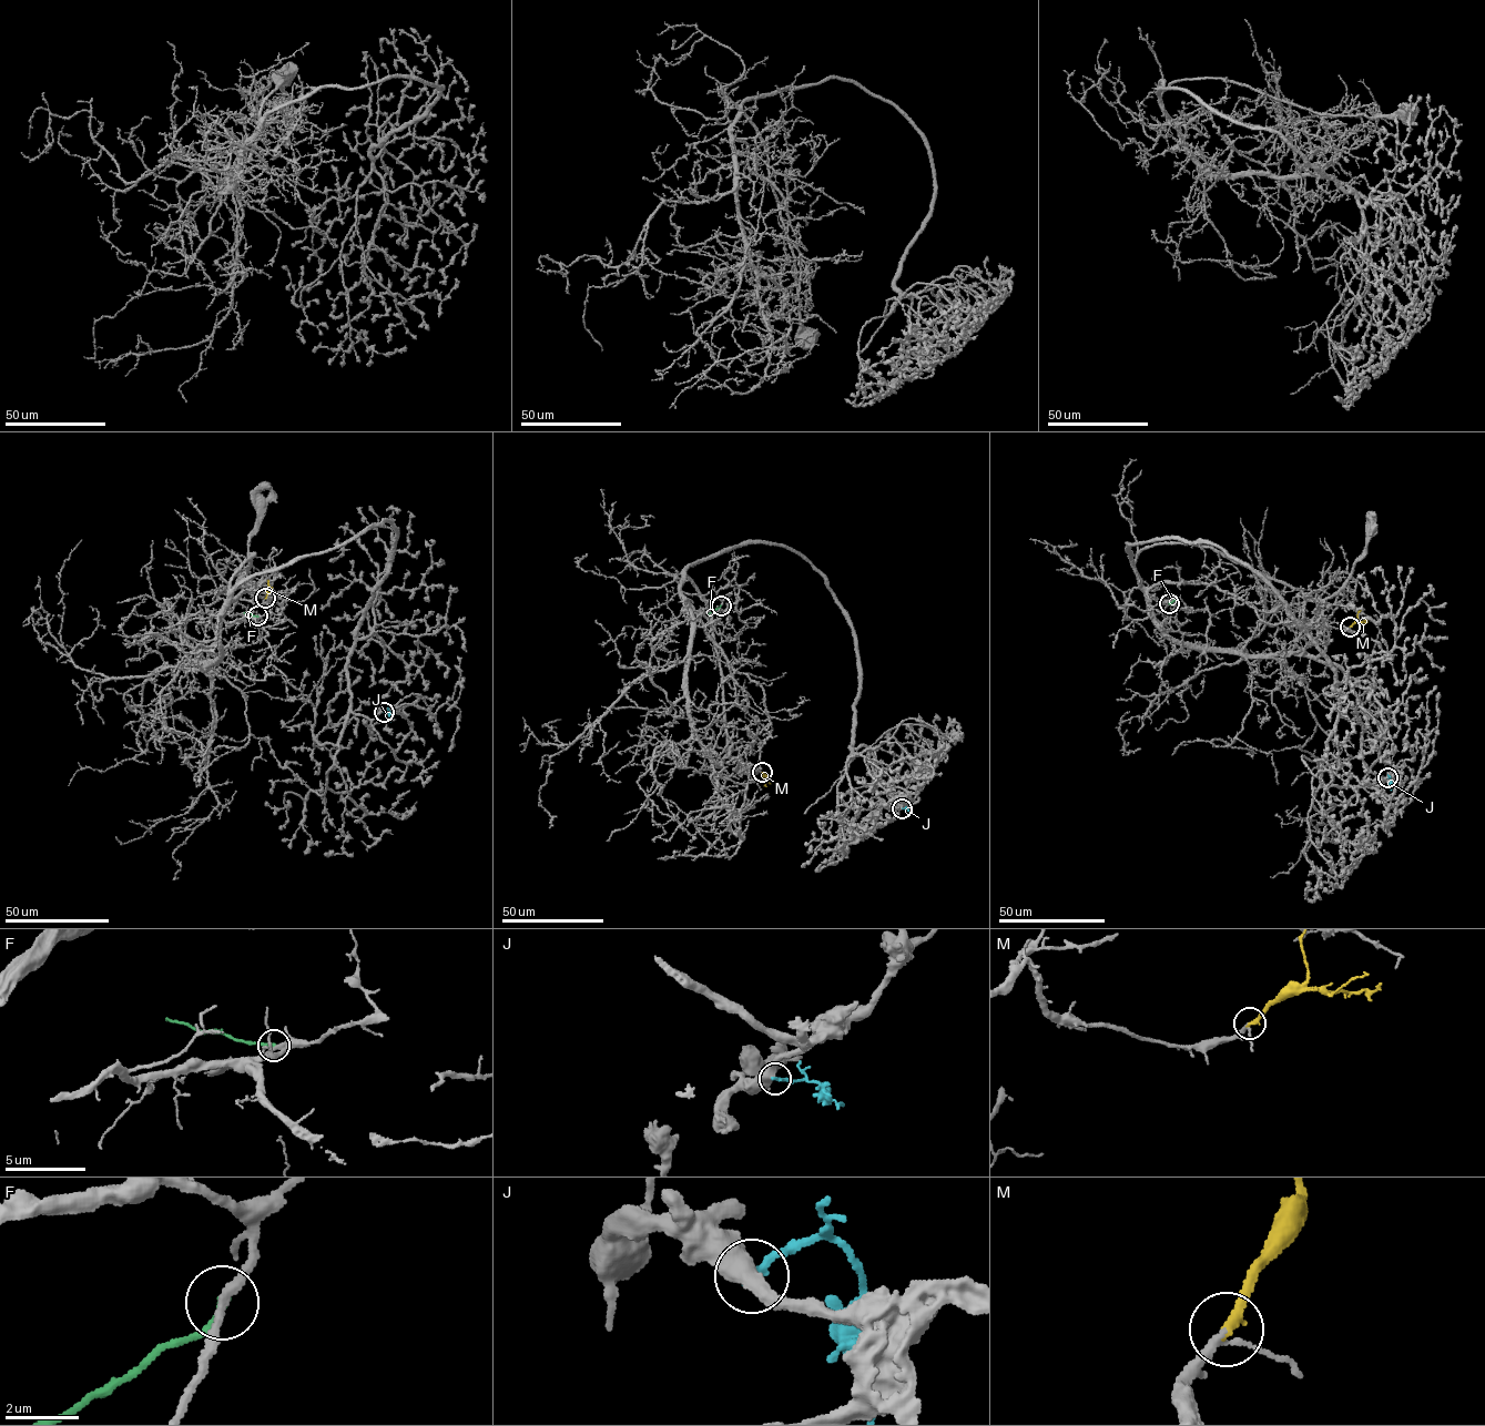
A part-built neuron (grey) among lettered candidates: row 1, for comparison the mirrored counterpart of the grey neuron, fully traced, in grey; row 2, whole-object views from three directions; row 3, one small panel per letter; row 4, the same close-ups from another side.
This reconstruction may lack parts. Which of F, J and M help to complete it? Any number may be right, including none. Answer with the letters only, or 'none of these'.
M

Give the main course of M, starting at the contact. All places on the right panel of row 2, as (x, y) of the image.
M: (1350, 627), (1367, 621)

